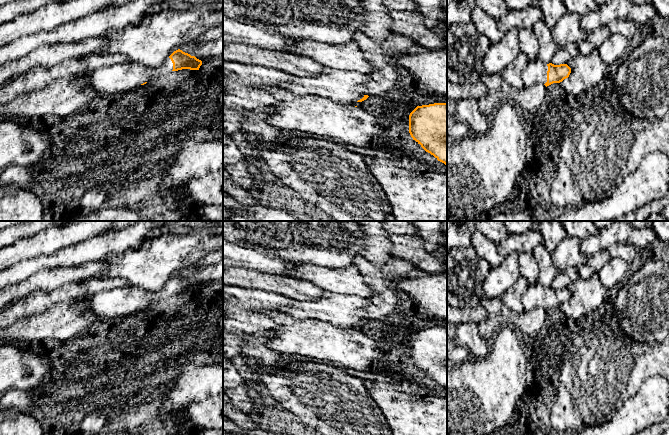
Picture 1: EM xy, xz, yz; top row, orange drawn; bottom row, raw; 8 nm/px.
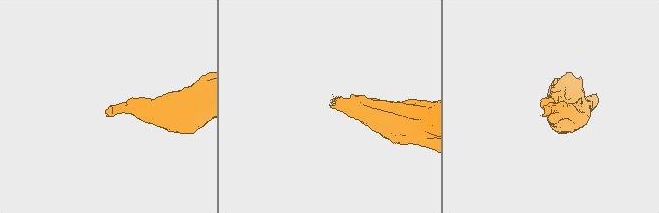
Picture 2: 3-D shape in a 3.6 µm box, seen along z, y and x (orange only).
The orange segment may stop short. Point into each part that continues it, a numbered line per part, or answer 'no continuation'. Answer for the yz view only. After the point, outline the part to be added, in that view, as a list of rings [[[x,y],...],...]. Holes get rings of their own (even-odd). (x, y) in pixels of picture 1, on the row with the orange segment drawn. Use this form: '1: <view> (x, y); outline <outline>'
1: yz (535, 72); outline [[[539,60],[529,62],[522,73],[524,87],[531,87],[536,83],[545,84],[547,82],[547,71],[547,64]]]

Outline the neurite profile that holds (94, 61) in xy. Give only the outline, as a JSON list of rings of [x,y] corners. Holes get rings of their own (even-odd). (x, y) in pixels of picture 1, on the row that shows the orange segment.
[[[123,53],[91,54],[82,59],[66,59],[50,68],[36,67],[20,74],[11,75],[0,84],[0,106],[21,93],[45,88],[57,76],[79,74],[84,71],[93,71],[130,61],[132,60]]]

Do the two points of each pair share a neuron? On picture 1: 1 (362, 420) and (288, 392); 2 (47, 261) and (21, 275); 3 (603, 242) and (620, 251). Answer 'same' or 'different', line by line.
1: same
2: same
3: different

